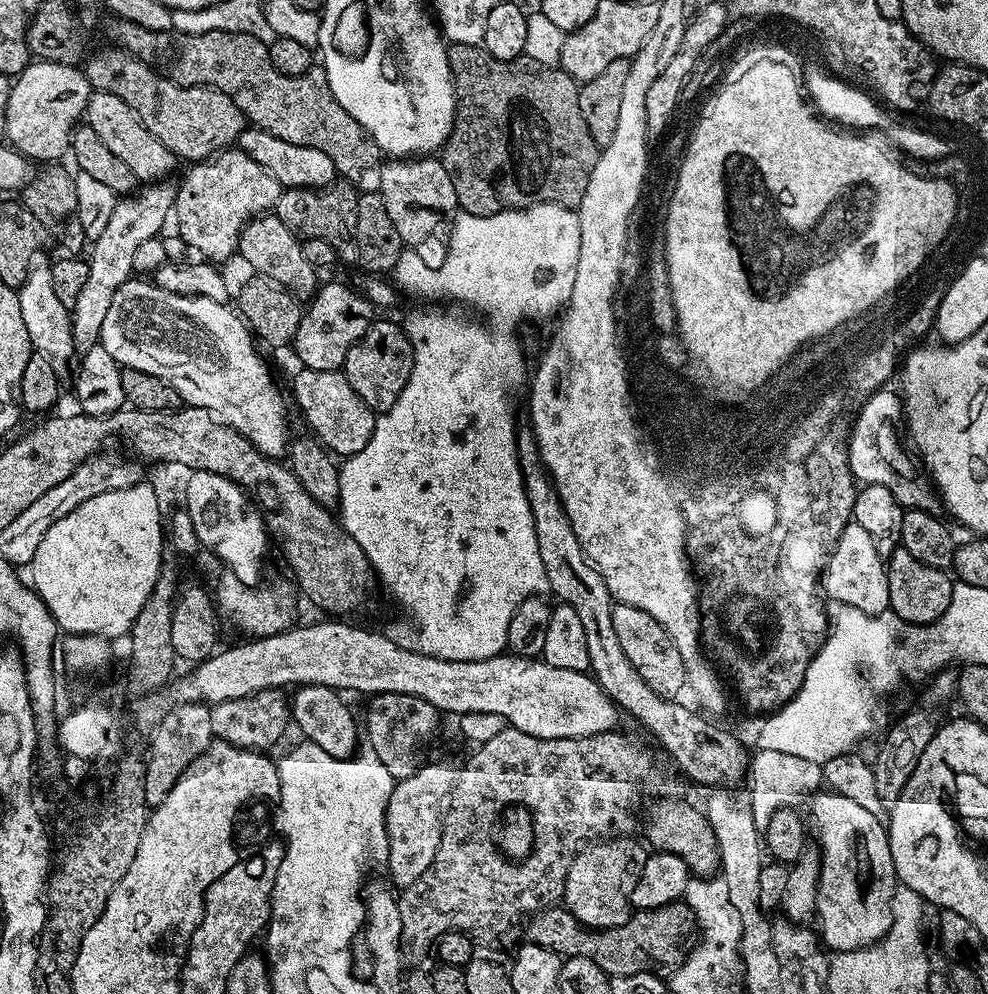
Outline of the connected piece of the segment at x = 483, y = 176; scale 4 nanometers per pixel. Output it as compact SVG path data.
M448 44L448 61L452 71L452 85L456 88L456 117L452 123L452 133L442 149L442 161L446 174L450 176L457 194L457 202L472 212L495 212L508 206L528 204L528 200L545 200L554 196L556 174L566 174L570 158L584 158L584 142L590 142L590 130L582 118L582 109L576 107L576 89L580 84L574 77L566 77L552 71L552 65L534 62L530 57L522 55L516 60L499 60L494 58L482 46L475 44Z

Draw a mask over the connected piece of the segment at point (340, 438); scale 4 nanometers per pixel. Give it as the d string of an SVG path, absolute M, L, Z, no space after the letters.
M305 367L299 371L292 380L292 396L297 406L304 411L305 422L312 427L311 435L337 457L347 458L358 454L358 450L370 442L370 434L374 434L377 413L372 412L370 406L358 398L358 394L354 394L343 371L310 370Z

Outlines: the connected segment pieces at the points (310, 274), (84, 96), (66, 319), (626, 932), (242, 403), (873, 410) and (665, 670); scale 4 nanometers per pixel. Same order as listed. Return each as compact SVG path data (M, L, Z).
M275 214L255 216L244 227L240 235L238 256L252 267L253 273L274 278L274 282L282 282L282 286L286 286L286 290L298 298L311 298L318 291L317 269L306 262L306 254L302 254L302 243L296 233L291 232Z
M33 59L11 81L8 90L6 110L2 113L7 143L32 162L59 161L59 156L69 151L72 130L87 113L93 91L87 76L77 65Z
M43 255L36 256L26 274L26 278L20 283L20 305L22 306L22 318L26 322L26 334L30 334L35 355L45 356L54 366L56 375L67 377L68 363L72 356L77 355L72 337L72 317L69 305L59 300L58 294L54 294L54 282L50 278L52 265Z
M683 902L633 911L630 919L622 926L603 930L585 928L576 921L574 914L570 914L567 908L553 906L541 908L539 912L527 917L523 928L523 939L527 943L546 946L546 950L557 952L562 958L570 956L590 958L598 962L598 966L610 978L643 972L653 974L675 972L691 952L694 937L698 932L694 914Z
M133 278L118 286L110 302L110 310L106 310L106 318L102 318L98 344L121 369L142 370L146 374L154 374L154 378L170 382L185 405L204 408L220 417L254 447L262 450L262 454L283 457L290 443L288 408L267 362L256 353L257 341L239 311L232 309L231 312L228 304L210 302L210 298L174 294L170 290L162 290L155 282L148 281L147 284L144 280L147 279Z
M883 388L874 393L865 404L859 409L854 417L852 427L848 436L847 451L849 468L852 477L859 483L885 486L890 490L900 505L906 510L918 508L924 511L935 511L938 506L938 498L933 487L920 478L909 454L902 448L897 432L894 430L894 420L903 415L903 399L897 391L890 391L890 388Z
M617 603L613 607L612 618L614 634L618 634L618 642L622 644L622 650L626 652L630 666L634 666L634 670L644 679L646 686L650 686L650 690L654 690L659 696L679 697L681 695L679 692L683 693L686 688L684 663L682 654L678 654L674 642L670 642L666 630L662 626L658 626L658 622L654 622L654 618L650 618L650 614L629 604Z

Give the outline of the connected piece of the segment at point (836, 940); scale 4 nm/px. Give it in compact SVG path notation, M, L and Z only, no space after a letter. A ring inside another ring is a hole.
M820 790L808 804L806 824L816 835L820 854L820 881L816 894L815 919L820 920L818 935L825 949L833 953L853 952L868 948L888 933L892 925L892 898L898 886L894 858L890 854L887 827L876 820L874 814L864 810L849 798L831 790Z

